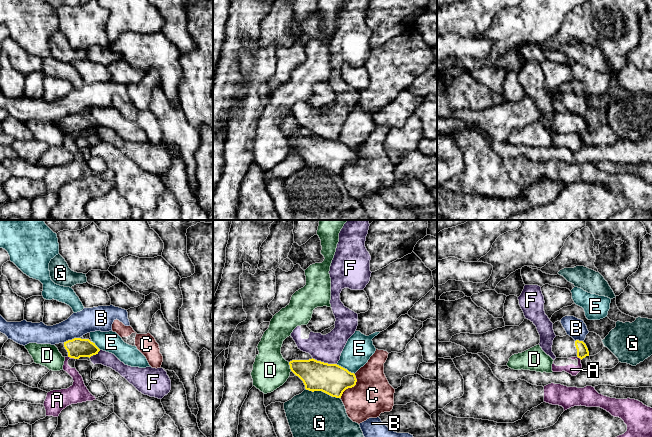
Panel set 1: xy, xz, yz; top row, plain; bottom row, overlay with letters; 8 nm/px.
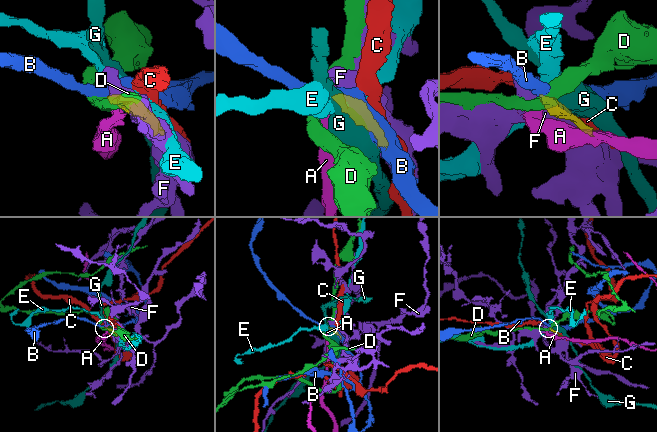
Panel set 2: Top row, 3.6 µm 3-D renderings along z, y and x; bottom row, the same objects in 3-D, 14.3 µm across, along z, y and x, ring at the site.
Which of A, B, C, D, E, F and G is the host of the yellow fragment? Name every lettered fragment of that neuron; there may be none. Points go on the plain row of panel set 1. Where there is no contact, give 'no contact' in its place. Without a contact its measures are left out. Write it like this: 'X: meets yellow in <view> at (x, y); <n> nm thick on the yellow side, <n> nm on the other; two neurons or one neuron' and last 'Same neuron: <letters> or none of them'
A: meets yellow in xy at (71, 133); 160 nm thick on the yellow side, 110 nm on the other; two neurons
B: meets yellow in xy at (72, 115); 160 nm thick on the yellow side, 190 nm on the other; two neurons
C: meets yellow in xz at (351, 163); 260 nm thick on the yellow side, 320 nm on the other; two neurons
D: meets yellow in xz at (290, 142); 240 nm thick on the yellow side, 280 nm on the other; two neurons
E: meets yellow in xz at (344, 144); 260 nm thick on the yellow side, 220 nm on the other; two neurons
F: meets yellow in xz at (323, 138); 260 nm thick on the yellow side, 220 nm on the other; two neurons
G: meets yellow in xz at (322, 167); 260 nm thick on the yellow side, 460 nm on the other; two neurons
Same neuron: none of them

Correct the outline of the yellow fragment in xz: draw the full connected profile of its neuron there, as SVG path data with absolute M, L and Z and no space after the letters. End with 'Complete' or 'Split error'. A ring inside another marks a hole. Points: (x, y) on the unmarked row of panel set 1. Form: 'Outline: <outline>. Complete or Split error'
Outline: M291 112L282 120L281 130L289 138L291 147L304 159L309 167L322 167L332 173L341 174L343 168L356 161L354 149L337 141L317 137L309 129L301 127Z. Split error

